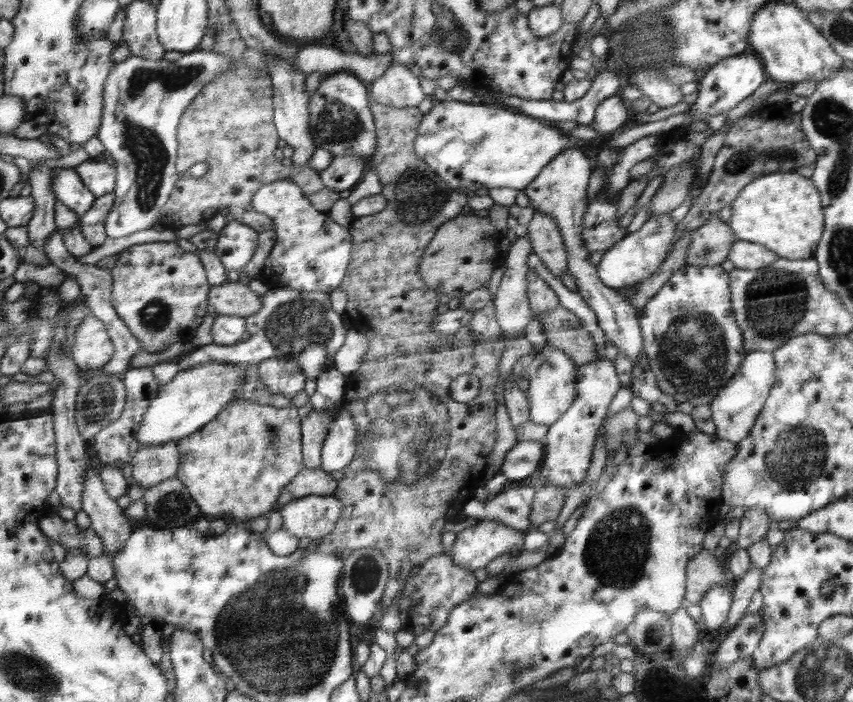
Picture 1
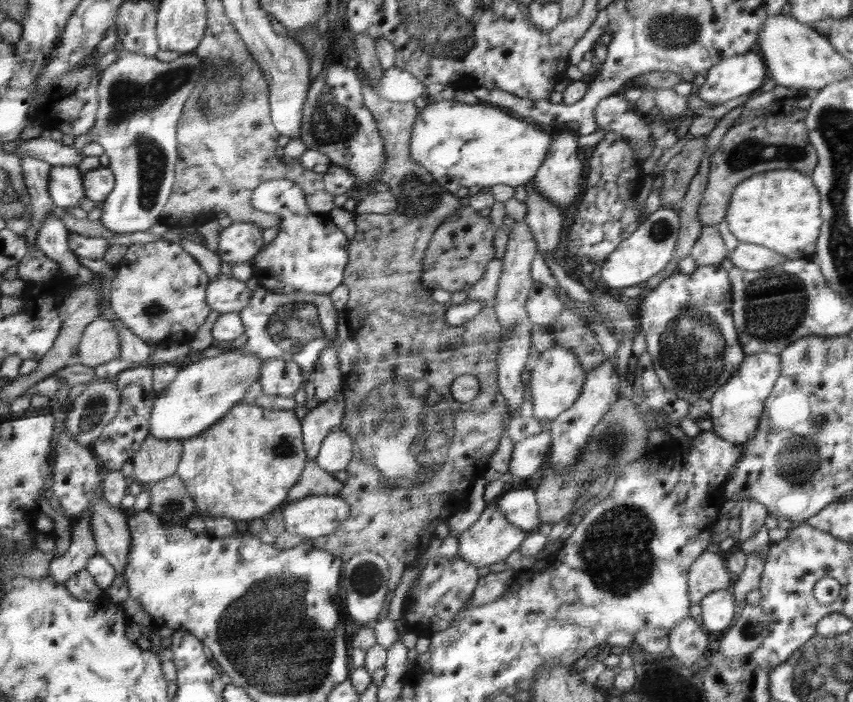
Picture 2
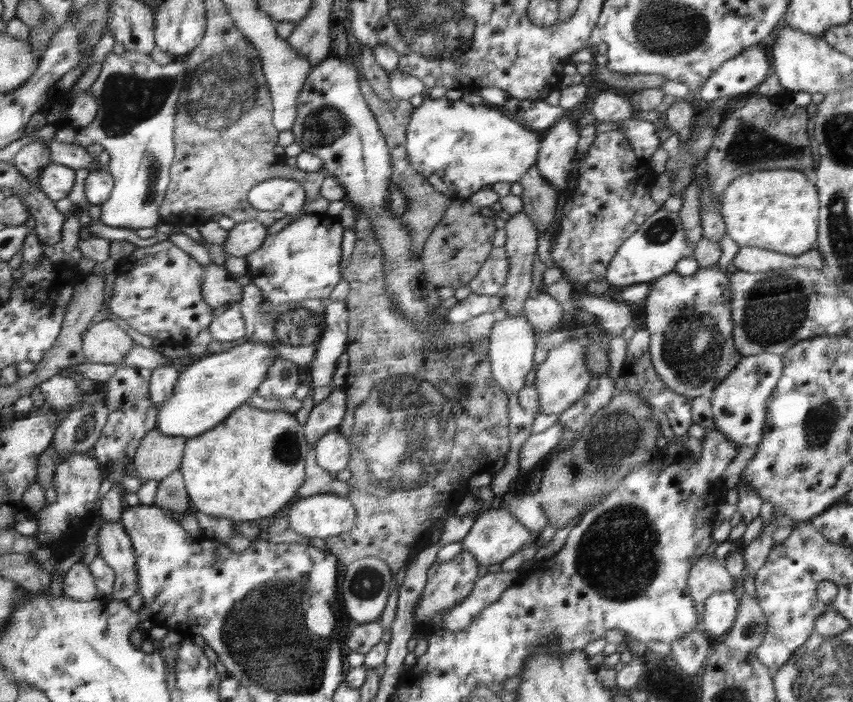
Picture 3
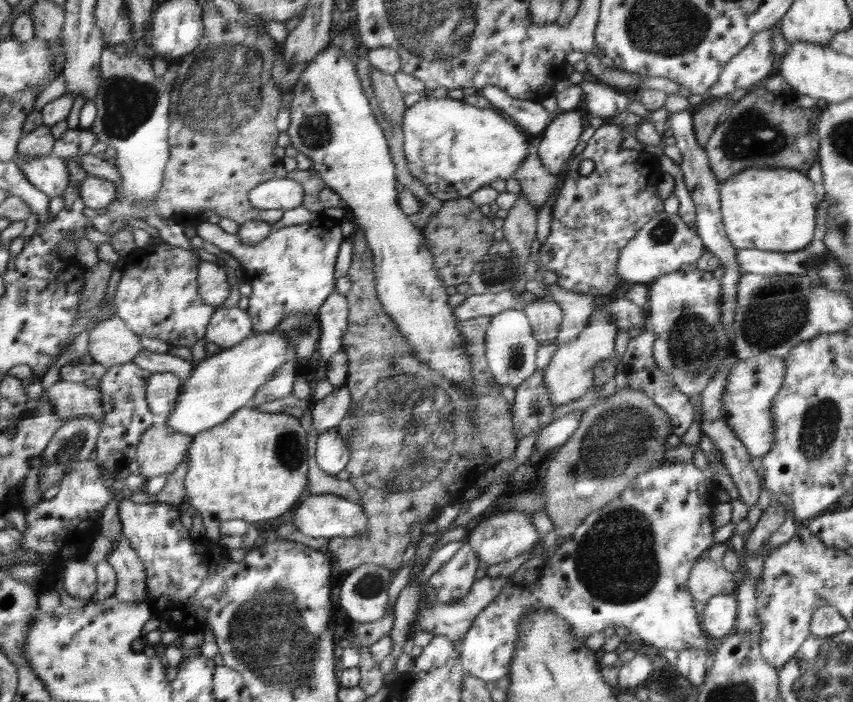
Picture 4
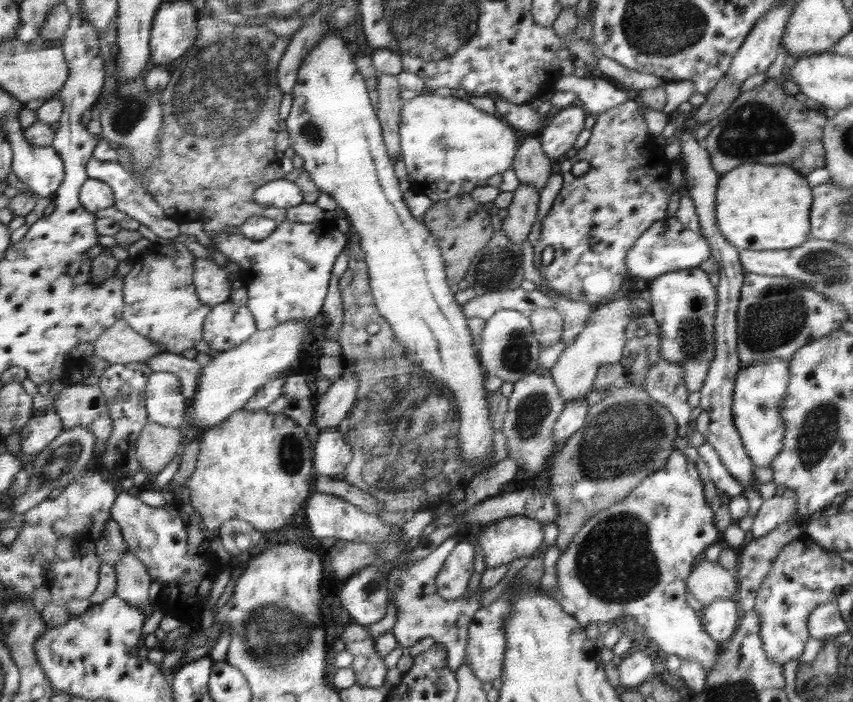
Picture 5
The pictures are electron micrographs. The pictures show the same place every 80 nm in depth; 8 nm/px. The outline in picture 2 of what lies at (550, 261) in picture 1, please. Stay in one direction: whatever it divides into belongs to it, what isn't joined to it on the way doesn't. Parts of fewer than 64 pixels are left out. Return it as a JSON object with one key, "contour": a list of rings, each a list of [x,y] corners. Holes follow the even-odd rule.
{"contour":[[[533,180],[525,184],[528,200],[525,201],[527,213],[523,220],[532,231],[537,244],[537,252],[550,253],[552,256],[558,252],[556,246],[562,236],[562,222],[564,214],[546,198],[542,198],[534,189]]]}

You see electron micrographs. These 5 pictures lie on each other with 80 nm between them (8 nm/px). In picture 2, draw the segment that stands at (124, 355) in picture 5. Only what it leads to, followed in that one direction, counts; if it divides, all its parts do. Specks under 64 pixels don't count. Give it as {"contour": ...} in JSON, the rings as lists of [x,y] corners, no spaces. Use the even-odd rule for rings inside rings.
{"contour":[[[102,316],[84,329],[78,349],[79,363],[98,367],[121,355],[121,337],[114,325]]]}

